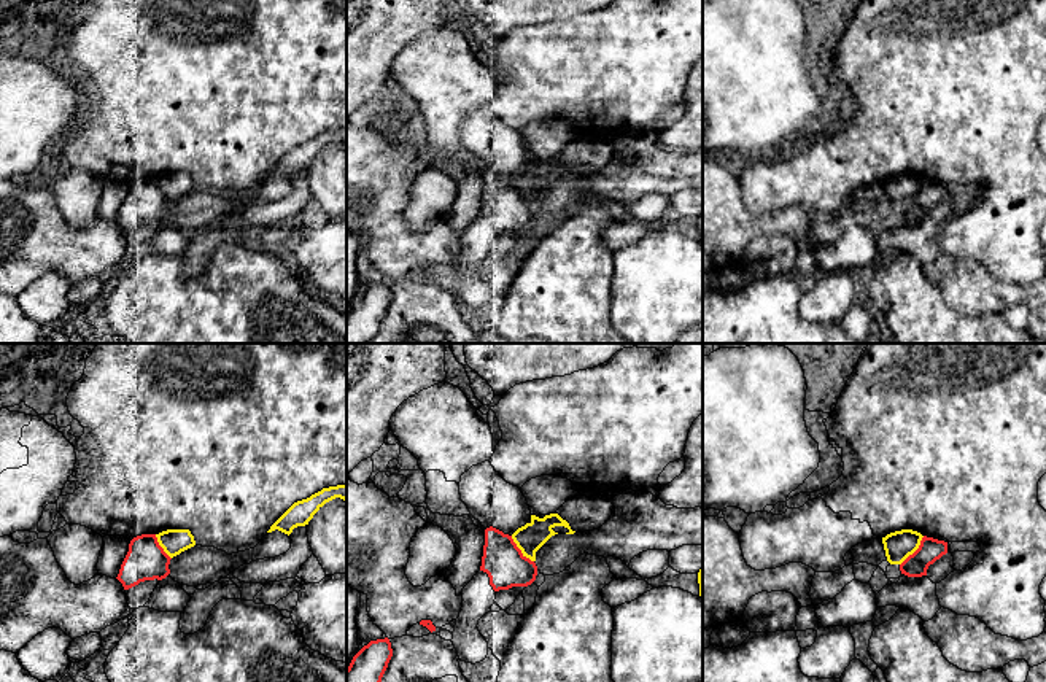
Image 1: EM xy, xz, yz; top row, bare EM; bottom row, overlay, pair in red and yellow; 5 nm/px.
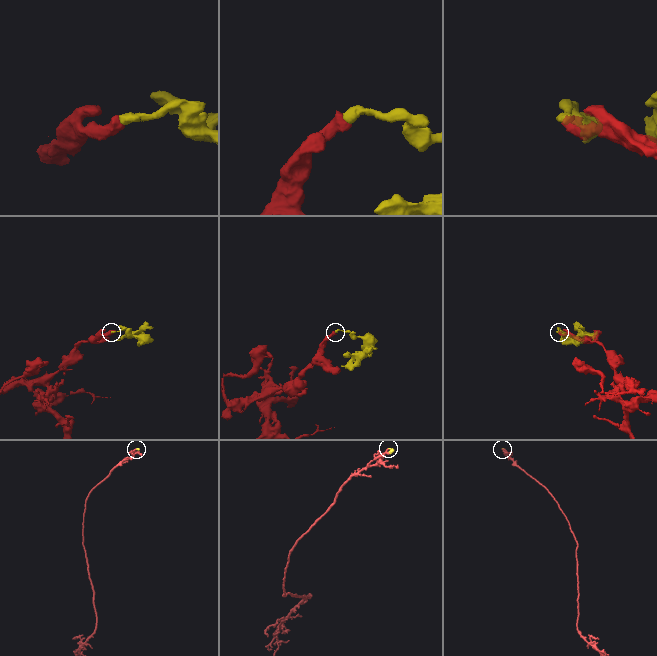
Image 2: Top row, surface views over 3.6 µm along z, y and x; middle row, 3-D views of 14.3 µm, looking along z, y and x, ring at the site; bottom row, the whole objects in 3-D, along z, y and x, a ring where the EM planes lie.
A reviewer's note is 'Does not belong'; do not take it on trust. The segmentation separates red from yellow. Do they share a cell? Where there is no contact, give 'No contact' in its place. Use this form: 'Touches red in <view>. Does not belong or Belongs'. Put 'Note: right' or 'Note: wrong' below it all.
Touches red in xz. Does not belong
Note: right

